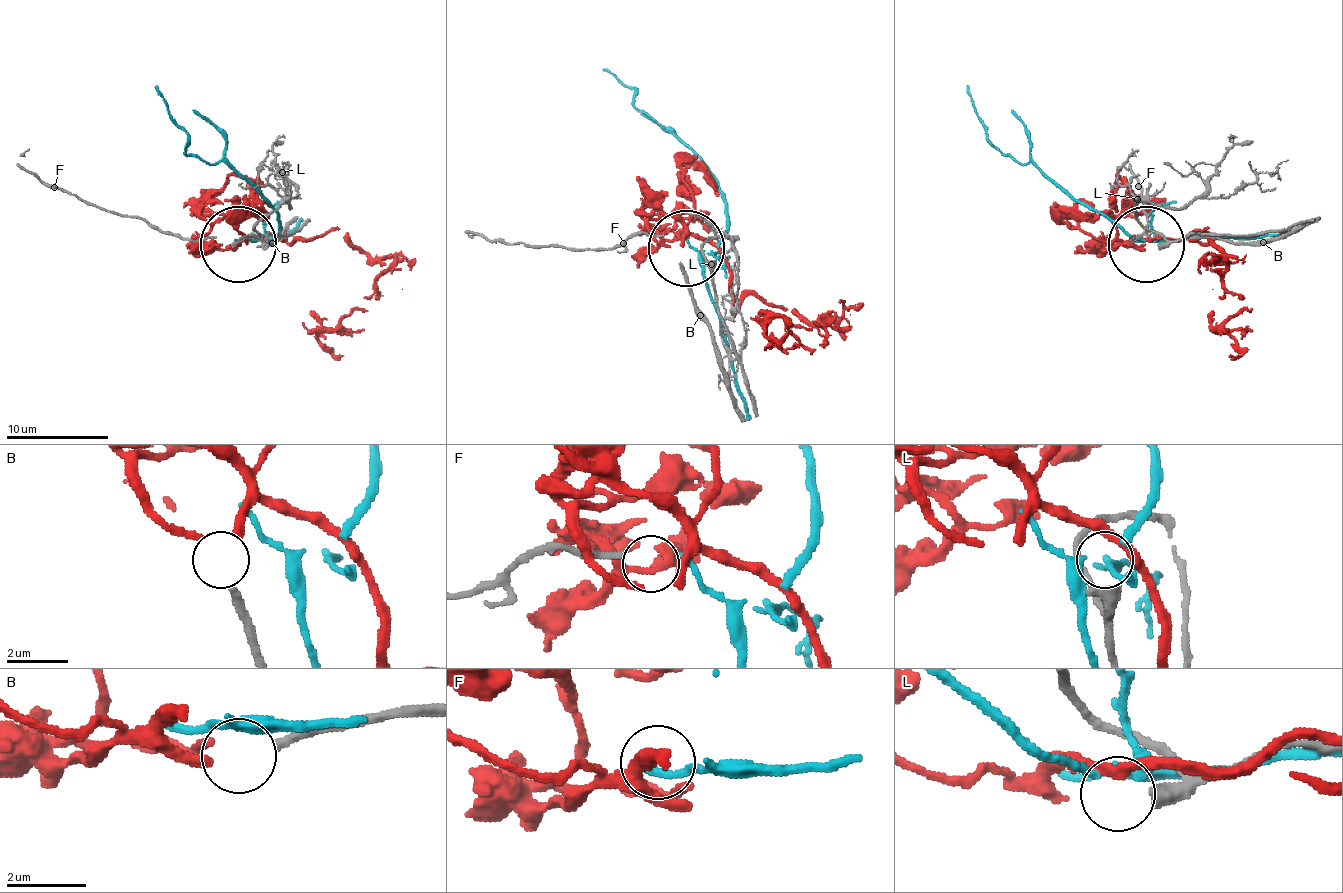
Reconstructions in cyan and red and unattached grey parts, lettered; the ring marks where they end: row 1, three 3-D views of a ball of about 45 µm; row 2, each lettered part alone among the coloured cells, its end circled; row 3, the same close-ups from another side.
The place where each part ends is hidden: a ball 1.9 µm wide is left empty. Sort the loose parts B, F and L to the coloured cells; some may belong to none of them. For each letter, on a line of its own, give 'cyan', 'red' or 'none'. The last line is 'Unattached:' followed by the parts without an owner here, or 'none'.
B: red
F: cyan
L: none
Unattached: L

